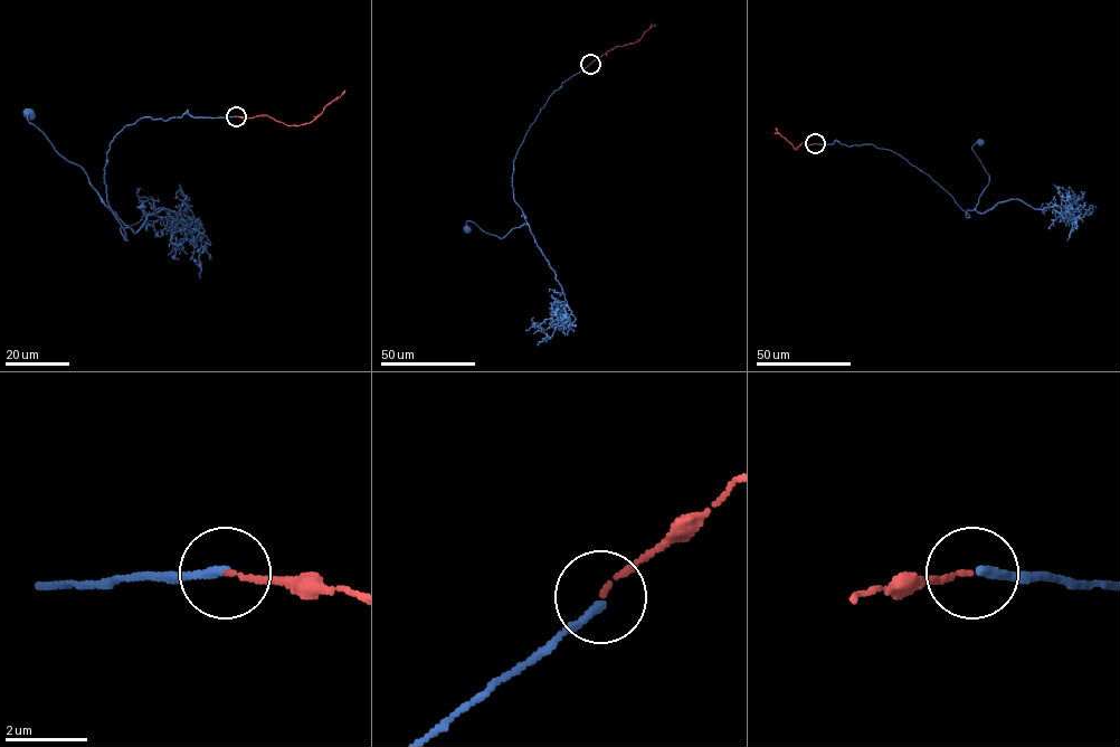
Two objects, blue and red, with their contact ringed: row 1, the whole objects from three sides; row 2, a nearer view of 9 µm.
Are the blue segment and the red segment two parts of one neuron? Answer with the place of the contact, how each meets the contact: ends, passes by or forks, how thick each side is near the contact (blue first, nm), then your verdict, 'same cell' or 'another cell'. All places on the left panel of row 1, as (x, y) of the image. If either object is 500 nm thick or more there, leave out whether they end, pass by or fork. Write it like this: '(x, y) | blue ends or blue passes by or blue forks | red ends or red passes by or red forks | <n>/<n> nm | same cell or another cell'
(236, 116) | blue ends | red ends | 200/120 nm | same cell

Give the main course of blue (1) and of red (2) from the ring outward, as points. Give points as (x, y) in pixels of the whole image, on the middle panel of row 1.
1: (590, 64), (549, 97), (513, 161), (513, 199), (571, 312), (556, 324), (551, 317), (535, 327), (531, 319)
2: (590, 64), (617, 46), (636, 43), (655, 24)

